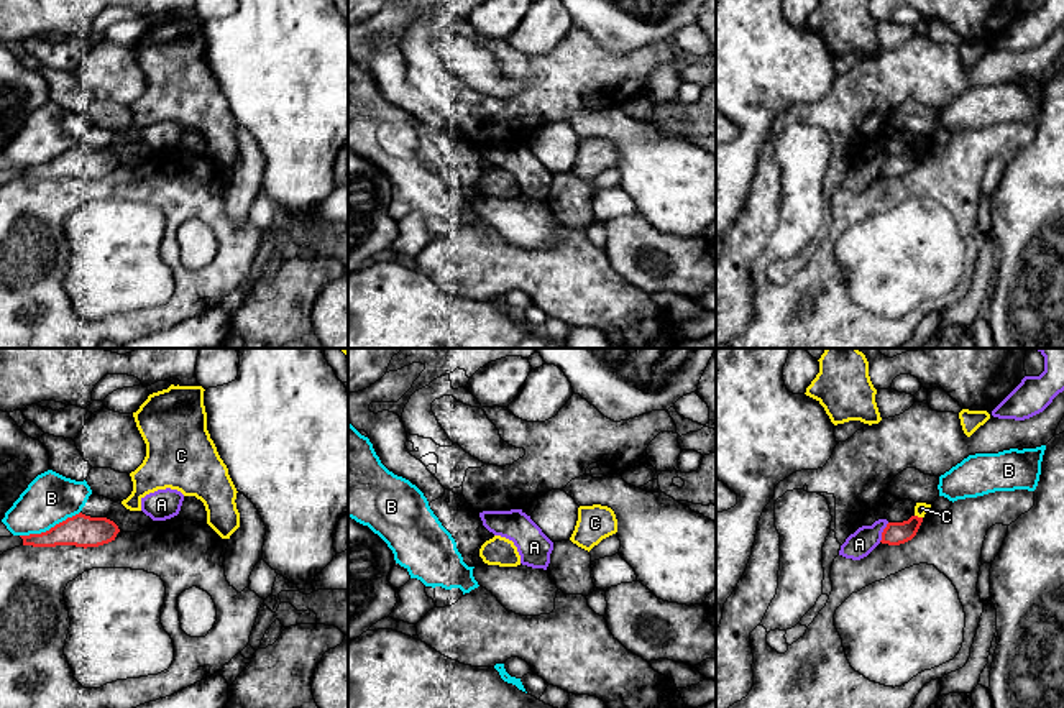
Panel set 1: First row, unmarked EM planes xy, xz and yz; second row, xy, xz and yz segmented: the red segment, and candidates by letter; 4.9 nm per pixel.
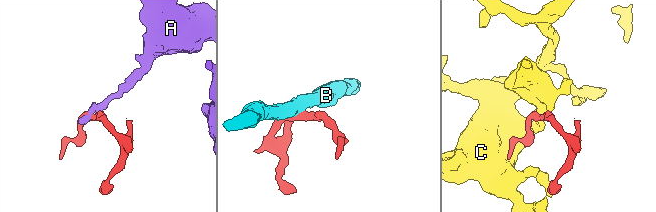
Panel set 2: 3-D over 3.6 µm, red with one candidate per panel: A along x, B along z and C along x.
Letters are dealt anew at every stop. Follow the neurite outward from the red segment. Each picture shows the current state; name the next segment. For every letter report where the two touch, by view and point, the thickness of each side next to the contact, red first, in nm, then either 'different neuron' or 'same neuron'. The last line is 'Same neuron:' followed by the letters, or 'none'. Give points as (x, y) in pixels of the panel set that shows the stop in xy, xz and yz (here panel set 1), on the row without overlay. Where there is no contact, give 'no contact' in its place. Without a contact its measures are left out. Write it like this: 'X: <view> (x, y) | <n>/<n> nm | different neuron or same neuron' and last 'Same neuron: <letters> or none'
A: yz (882, 165) | 110/130 nm | different neuron
B: xy (51, 160) | 160/240 nm | different neuron
C: yz (917, 148) | 110/60 nm | different neuron
Same neuron: none

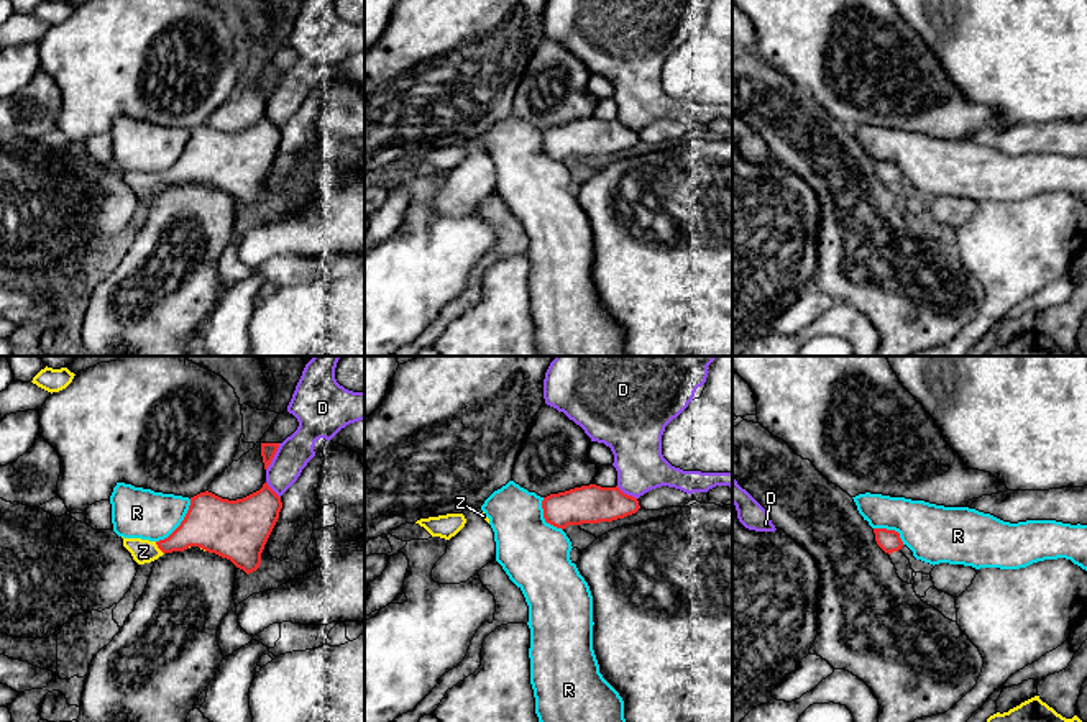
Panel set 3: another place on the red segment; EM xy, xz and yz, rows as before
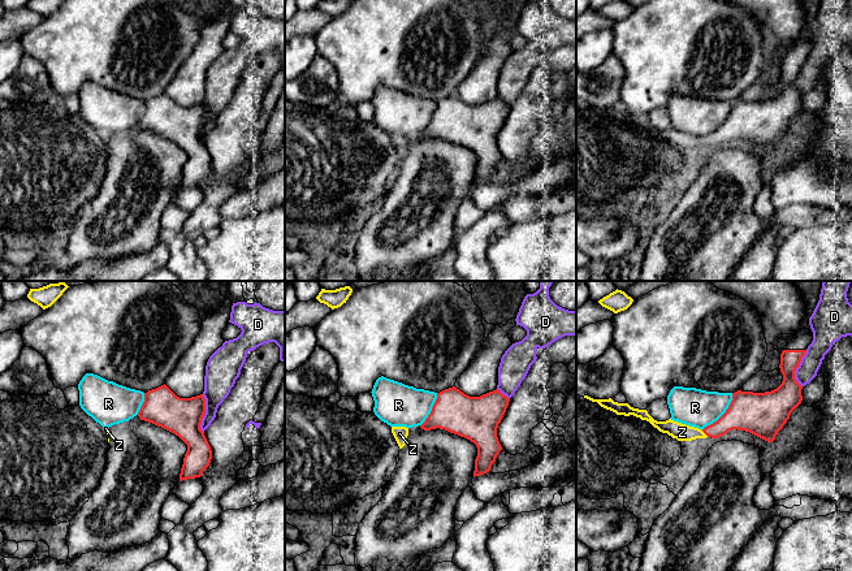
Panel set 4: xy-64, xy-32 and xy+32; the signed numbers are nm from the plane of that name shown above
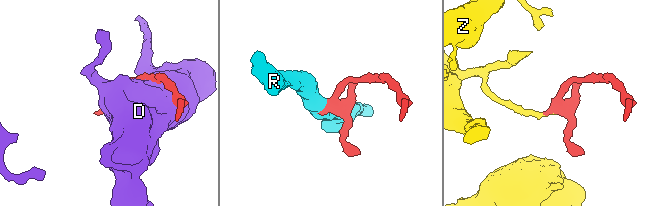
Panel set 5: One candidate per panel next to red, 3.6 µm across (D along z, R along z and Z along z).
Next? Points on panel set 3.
D: xy (273, 89) | 80/160 nm | different neuron
R: xy (181, 156) | 280/240 nm | different neuron
Z: xy (158, 179) | 220/110 nm | same neuron
Same neuron: Z

